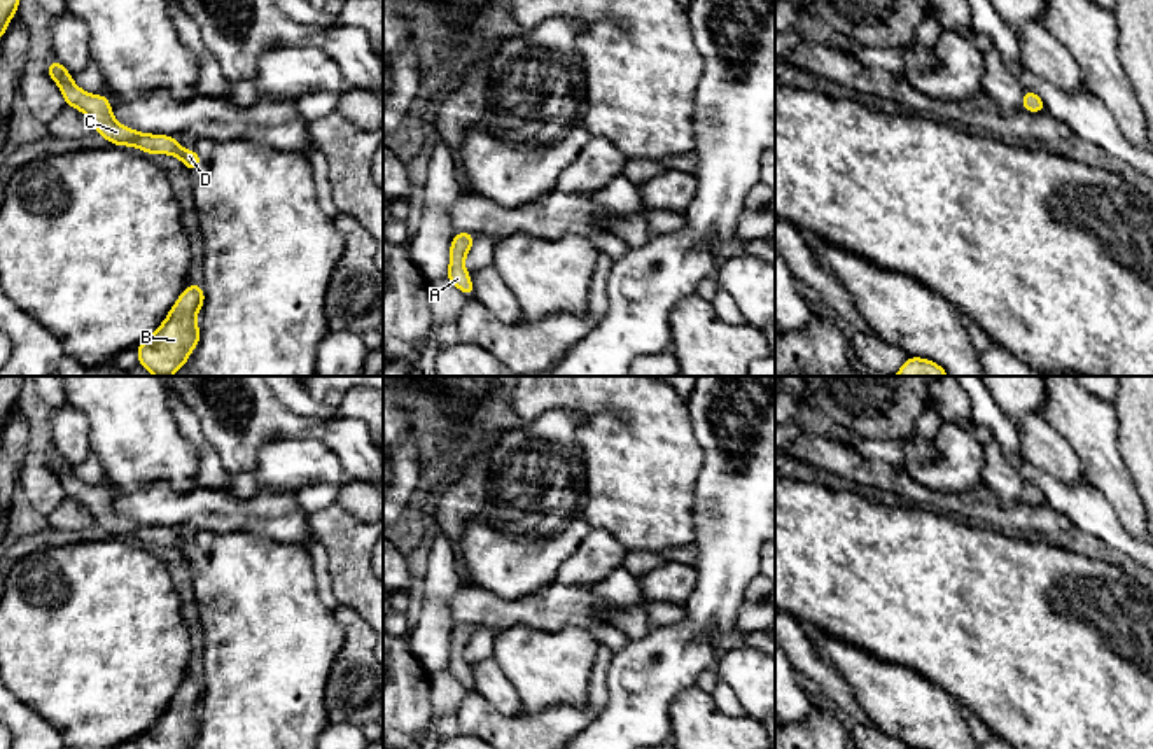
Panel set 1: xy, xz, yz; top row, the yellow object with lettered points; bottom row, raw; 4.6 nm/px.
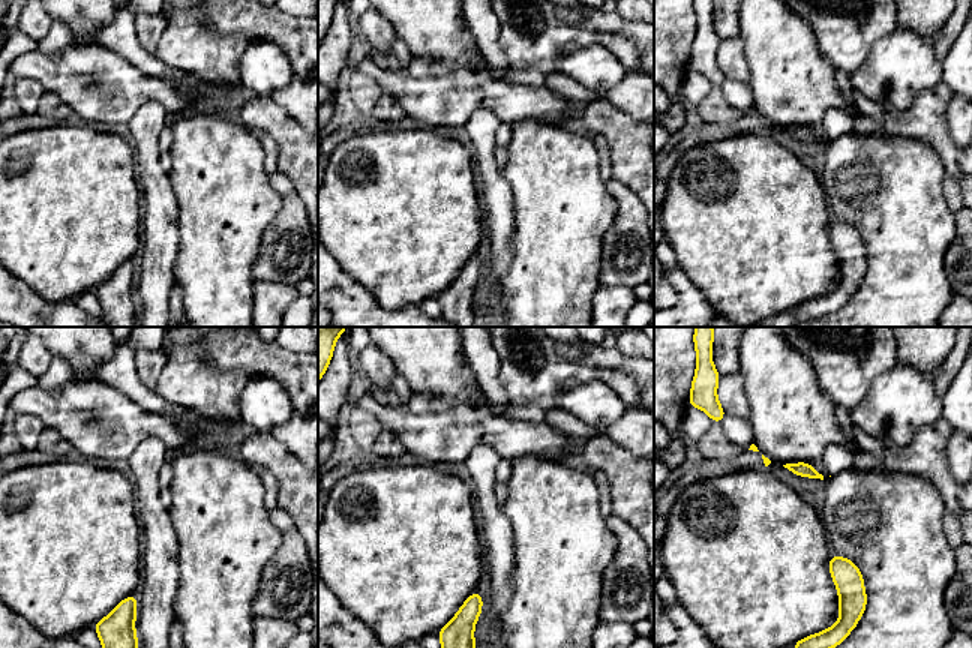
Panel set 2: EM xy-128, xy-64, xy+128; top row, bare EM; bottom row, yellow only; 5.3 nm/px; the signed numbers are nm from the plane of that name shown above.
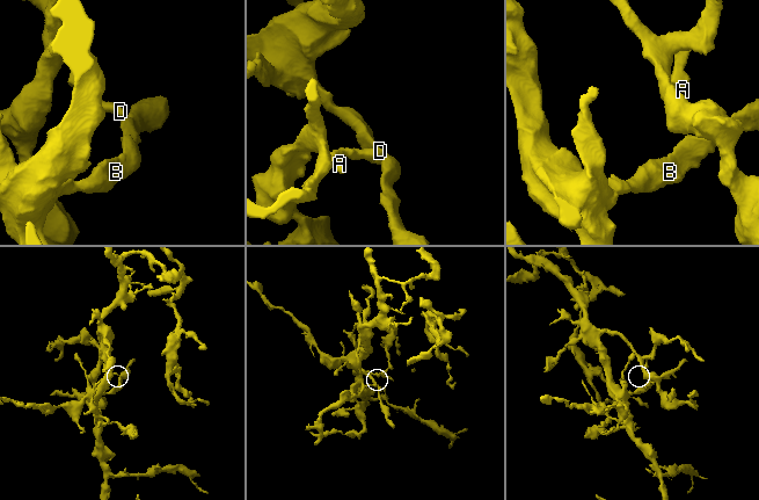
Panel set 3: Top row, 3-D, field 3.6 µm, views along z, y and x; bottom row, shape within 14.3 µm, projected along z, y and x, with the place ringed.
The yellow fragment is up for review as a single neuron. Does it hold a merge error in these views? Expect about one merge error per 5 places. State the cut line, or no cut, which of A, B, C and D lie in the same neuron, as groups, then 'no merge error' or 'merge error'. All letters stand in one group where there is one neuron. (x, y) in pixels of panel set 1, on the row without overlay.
cut none; groups A B C D; no merge error

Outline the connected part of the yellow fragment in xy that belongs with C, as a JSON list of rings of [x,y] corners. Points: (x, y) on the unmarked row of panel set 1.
[[[54,450],[45,464],[61,481],[65,497],[84,504],[93,518],[107,534],[129,539],[136,537],[145,546],[168,546],[184,555],[184,560],[194,562],[203,556],[203,551],[192,541],[180,541],[177,528],[140,525],[121,518],[112,506],[110,492],[103,486],[89,486],[82,483],[70,464]]]

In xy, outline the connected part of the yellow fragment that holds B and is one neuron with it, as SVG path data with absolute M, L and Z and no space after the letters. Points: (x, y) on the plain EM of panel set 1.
M187 677L163 716L135 740L138 749L189 749L201 732L196 704L203 700L203 695L203 679Z

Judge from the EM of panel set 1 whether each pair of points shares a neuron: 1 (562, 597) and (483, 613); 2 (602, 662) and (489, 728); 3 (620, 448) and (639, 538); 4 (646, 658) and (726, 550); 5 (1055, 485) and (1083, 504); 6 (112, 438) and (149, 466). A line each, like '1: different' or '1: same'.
1: same
2: same
3: same
4: same
5: same
6: same

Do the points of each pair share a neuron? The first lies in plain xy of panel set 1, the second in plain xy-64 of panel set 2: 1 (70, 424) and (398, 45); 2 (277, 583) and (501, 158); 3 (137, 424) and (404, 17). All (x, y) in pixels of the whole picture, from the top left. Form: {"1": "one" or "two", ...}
{"1": "two", "2": "two", "3": "one"}

